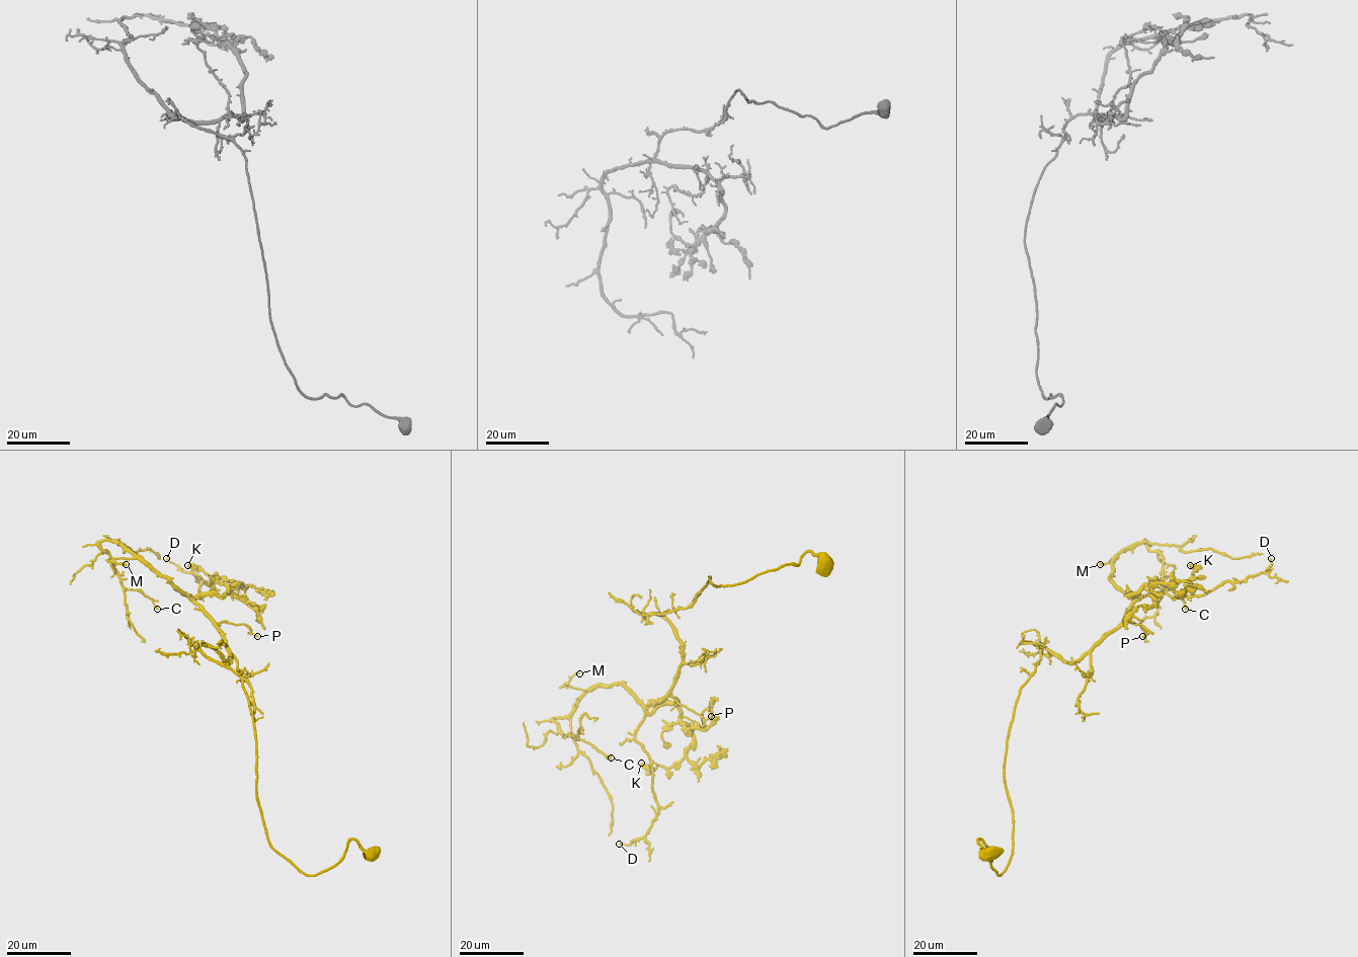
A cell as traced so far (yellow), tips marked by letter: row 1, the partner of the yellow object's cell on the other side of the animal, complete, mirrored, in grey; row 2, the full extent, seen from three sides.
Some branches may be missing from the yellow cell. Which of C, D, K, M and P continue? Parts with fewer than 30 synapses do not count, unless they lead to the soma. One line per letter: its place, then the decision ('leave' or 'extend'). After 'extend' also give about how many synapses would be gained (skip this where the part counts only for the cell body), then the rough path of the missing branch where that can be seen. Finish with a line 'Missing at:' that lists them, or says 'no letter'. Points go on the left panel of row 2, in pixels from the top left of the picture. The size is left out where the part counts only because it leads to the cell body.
C: place (157, 609); leave
D: place (166, 558); leave
K: place (187, 565); leave
M: place (126, 564); leave
P: place (257, 636); leave
Missing at: no letter

